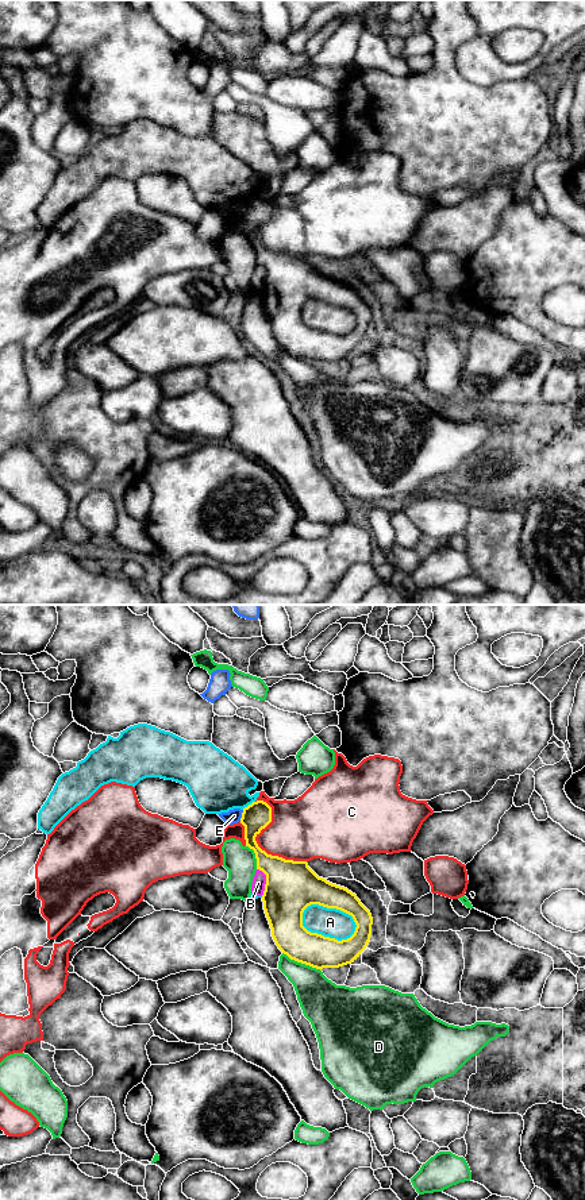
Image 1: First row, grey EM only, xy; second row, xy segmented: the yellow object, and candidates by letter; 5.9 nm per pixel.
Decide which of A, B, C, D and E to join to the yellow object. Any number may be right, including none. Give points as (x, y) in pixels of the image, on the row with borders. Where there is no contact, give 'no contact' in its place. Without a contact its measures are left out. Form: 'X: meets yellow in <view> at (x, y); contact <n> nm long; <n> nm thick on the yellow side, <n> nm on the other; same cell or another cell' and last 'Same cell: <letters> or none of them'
A: meets yellow in xy at (331, 907); contact 340 nm long; 280 nm thick on the yellow side, 180 nm on the other; another cell
B: meets yellow in xy at (266, 882); contact 170 nm long; 300 nm thick on the yellow side, 80 nm on the other; another cell
C: meets yellow in xy at (257, 844); contact 480 nm long; 200 nm thick on the yellow side, 320 nm on the other; another cell
D: meets yellow in xy at (301, 963); contact 260 nm long; 200 nm thick on the yellow side, 260 nm on the other; another cell
E: meets yellow in xy at (242, 815); contact 80 nm long; 160 nm thick on the yellow side, 80 nm on the other; another cell
Same cell: none of them

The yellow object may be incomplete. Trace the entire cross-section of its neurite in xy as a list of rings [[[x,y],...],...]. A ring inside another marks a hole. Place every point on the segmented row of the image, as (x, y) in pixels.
[[[257,800],[243,809],[240,823],[245,826],[246,846],[254,850],[257,869],[266,875],[265,891],[262,895],[263,910],[272,929],[272,937],[278,949],[290,960],[309,965],[316,969],[339,968],[354,962],[366,949],[370,935],[373,918],[370,911],[361,903],[355,894],[345,887],[332,884],[319,877],[307,861],[285,860],[278,856],[268,854],[262,850],[255,837],[272,822],[272,807]],[[311,904],[327,908],[336,908],[353,917],[357,927],[354,934],[338,941],[317,933],[311,933],[303,926],[303,912]]]

